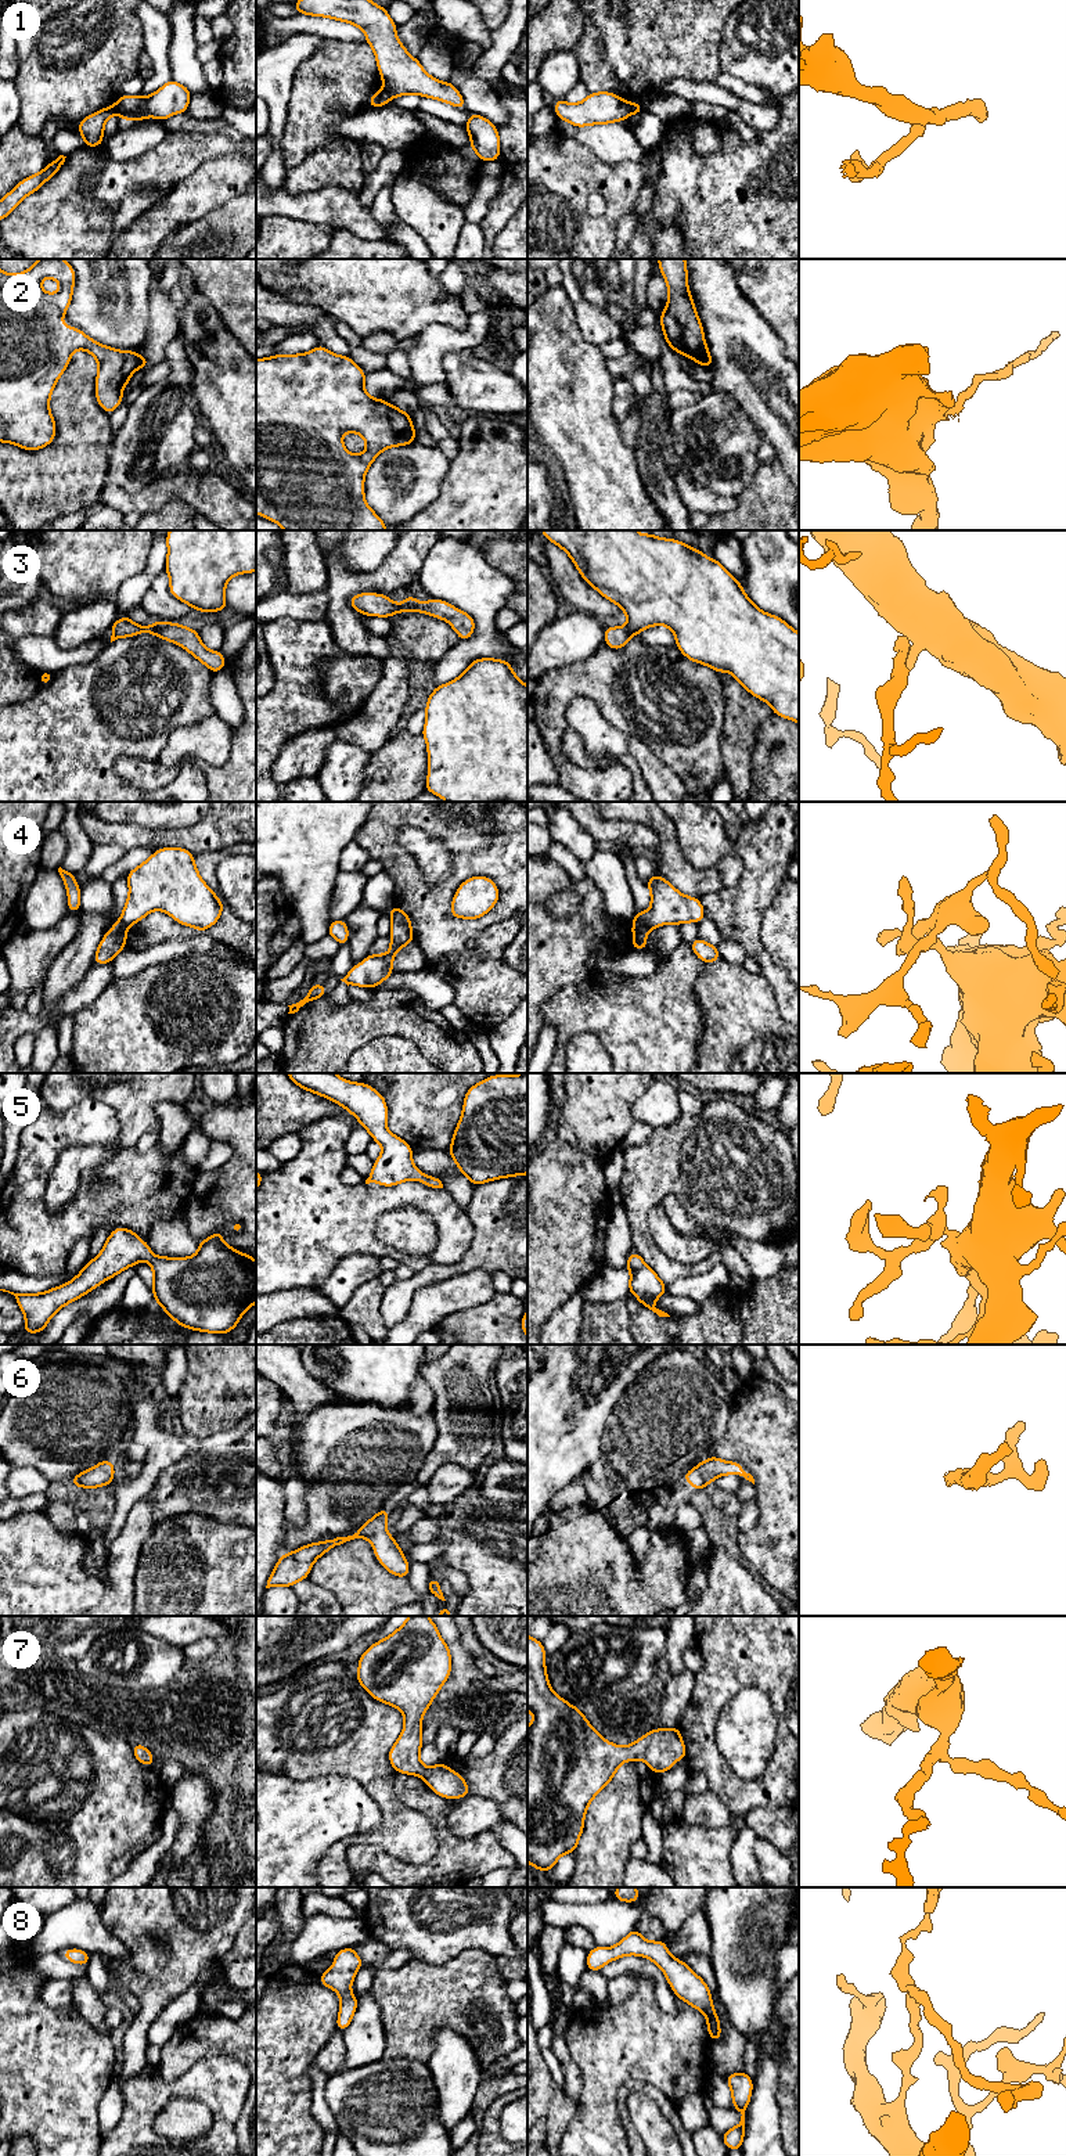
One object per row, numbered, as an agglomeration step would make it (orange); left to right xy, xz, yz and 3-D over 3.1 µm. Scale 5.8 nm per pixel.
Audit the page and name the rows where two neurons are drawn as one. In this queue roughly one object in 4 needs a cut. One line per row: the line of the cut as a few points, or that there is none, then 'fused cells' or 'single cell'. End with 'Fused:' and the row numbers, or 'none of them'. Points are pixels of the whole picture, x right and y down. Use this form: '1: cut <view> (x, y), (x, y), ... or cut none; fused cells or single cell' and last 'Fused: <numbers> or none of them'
1: cut xz (384, 89), (392, 97); fused cells
2: cut xy (141, 357), (141, 363), (137, 367); fused cells
3: cut none; single cell
4: cut yz (634, 921), (647, 931); fused cells
5: cut none; single cell
6: cut none; single cell
7: cut none; single cell
8: cut none; single cell
Fused: 1, 2, 4

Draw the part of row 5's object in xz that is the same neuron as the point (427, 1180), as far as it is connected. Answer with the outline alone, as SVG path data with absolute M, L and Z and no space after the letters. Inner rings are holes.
M287 1073L287 1076L300 1088L343 1106L359 1119L359 1124L371 1134L372 1141L382 1145L382 1153L374 1160L365 1184L377 1183L393 1187L403 1181L418 1178L426 1187L443 1188L439 1178L422 1174L413 1165L413 1148L386 1129L388 1105L383 1094L361 1081L343 1080L335 1073Z

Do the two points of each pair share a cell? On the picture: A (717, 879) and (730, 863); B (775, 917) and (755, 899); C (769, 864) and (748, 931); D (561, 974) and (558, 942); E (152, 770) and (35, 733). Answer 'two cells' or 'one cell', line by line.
A: one cell
B: two cells
C: one cell
D: one cell
E: two cells

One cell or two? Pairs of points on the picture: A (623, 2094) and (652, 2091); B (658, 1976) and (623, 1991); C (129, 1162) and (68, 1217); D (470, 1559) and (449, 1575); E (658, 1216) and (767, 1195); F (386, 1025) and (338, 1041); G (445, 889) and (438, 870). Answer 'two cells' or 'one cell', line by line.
A: one cell
B: two cells
C: one cell
D: two cells
E: two cells
F: one cell
G: two cells

